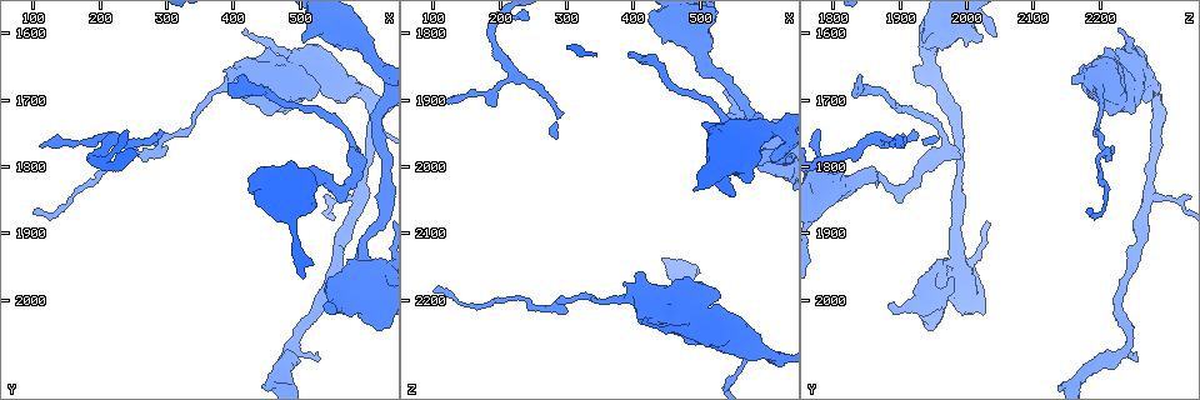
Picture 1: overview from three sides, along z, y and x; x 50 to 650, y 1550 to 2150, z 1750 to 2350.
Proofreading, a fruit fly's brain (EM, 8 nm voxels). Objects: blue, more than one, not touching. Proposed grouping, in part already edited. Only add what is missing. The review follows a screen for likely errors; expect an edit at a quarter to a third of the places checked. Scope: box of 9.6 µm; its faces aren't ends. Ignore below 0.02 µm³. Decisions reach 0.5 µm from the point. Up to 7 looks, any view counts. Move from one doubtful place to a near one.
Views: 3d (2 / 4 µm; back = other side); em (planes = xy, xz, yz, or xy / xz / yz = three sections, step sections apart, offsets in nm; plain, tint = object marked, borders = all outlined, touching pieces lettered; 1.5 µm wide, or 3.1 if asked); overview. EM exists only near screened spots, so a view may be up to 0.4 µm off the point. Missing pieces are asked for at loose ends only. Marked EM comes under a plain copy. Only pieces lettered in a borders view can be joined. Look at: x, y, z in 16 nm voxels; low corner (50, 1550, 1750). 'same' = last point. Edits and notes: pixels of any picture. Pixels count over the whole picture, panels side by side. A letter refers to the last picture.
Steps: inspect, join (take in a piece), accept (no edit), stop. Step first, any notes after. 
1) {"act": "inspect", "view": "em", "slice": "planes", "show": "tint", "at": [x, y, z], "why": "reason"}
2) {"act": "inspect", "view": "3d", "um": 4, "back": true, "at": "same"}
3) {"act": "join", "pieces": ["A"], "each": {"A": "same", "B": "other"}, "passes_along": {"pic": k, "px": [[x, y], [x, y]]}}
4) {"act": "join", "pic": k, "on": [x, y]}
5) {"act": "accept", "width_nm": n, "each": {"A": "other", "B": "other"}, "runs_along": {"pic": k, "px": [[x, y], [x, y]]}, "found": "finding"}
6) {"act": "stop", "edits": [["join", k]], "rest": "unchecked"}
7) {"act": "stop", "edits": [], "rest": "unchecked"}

{"act": "inspect", "view": "3d", "um": 4, "at": [385, 1655, 2175], "why": "stops while still wide"}

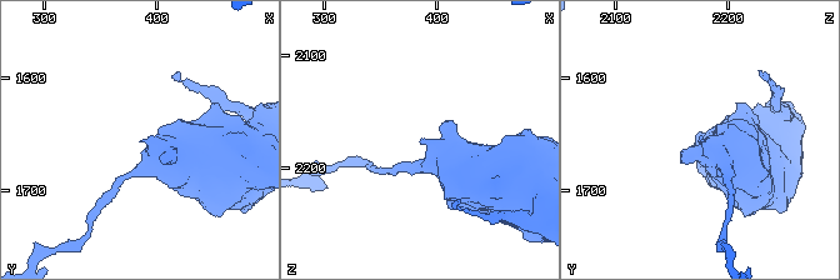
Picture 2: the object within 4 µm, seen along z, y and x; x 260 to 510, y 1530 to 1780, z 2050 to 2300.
{"act": "inspect", "view": "em", "slice": "planes", "show": "borders", "at": [384, 1658, 2176]}

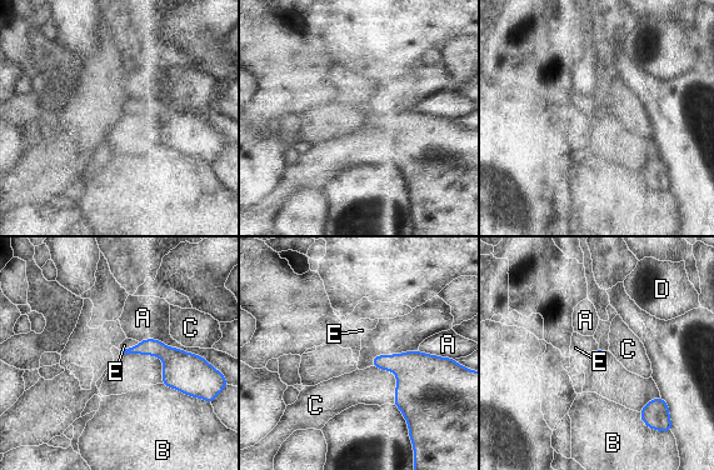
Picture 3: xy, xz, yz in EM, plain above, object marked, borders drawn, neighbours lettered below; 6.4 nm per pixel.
{"act": "join", "pieces": ["E"], "each": {"A": "other", "B": "other", "C": "other", "D": "other", "E": "same"}, "passes_along": {"pic": 3, "px": [[148, 346], [129, 348], [128, 343]]}, "found": "the neuron continues"}

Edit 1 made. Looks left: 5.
{"act": "inspect", "view": "em", "slice": "planes", "show": "borders", "at": [285, 1755, 1925], "why": "branch stops here"}

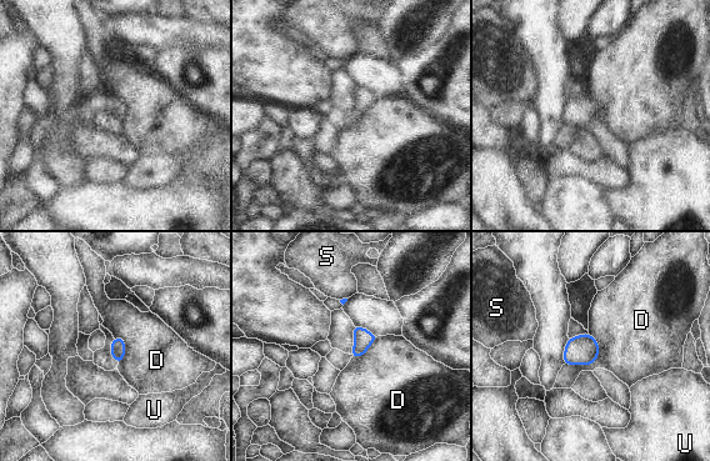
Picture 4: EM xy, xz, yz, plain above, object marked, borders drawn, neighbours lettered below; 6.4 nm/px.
{"act": "accept", "each": {"D": "other", "S": "other", "U": "other"}, "border": {"pic": 4, "px": [[598, 341], [593, 362], [564, 365]]}, "found": "no lettered piece goes on from it"}

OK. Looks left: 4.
{"act": "stop", "edits": [["join", 3]], "rest": "unchecked"}

